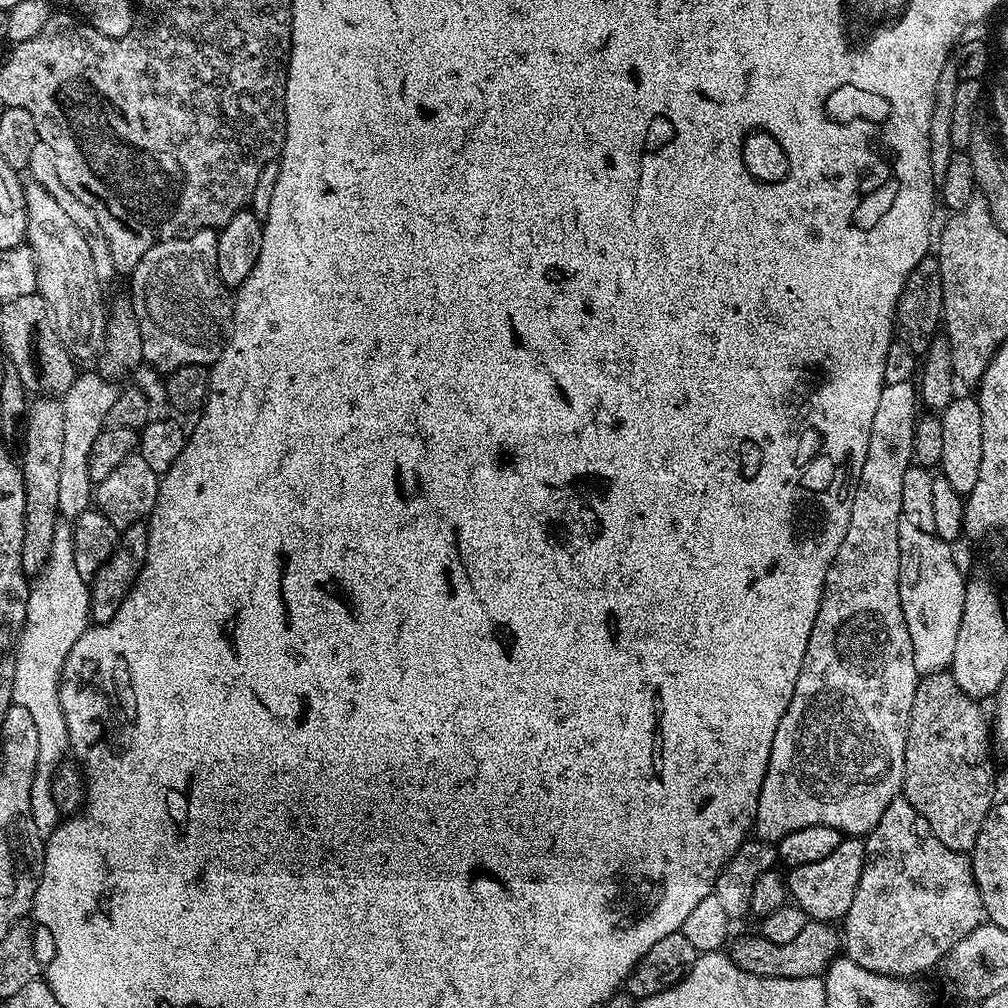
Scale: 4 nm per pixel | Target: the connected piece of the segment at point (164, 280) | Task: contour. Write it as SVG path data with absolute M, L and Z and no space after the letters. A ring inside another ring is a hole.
M203 228L177 240L163 240L146 254L142 262L130 273L132 293L130 299L135 305L138 326L142 334L143 363L153 364L161 374L178 370L182 366L211 366L224 352L224 346L232 330L233 305L224 295L226 289L218 274L218 235L213 229Z

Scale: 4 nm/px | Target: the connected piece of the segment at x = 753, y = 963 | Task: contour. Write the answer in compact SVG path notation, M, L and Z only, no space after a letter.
M810 922L790 942L770 942L770 938L759 934L740 936L737 940L735 937L730 944L730 955L737 966L755 976L770 978L820 976L838 952L838 932L832 928L835 927L828 922Z

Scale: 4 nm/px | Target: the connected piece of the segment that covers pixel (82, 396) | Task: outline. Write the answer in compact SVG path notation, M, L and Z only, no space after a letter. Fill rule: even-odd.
M93 370L77 375L70 390L64 393L62 403L66 418L65 435L62 441L62 470L58 489L58 510L61 517L75 518L89 511L94 504L94 485L90 478L90 450L94 450L94 438L106 427L106 414L114 406L118 391L109 377Z

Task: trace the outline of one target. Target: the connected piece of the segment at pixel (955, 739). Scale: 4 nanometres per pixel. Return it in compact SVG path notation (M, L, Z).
M951 671L935 672L929 676L923 676L916 685L916 693L914 694L914 706L910 710L910 722L908 723L908 737L906 738L906 762L904 763L904 787L902 789L903 799L910 802L910 806L914 806L914 810L918 810L918 814L922 814L922 818L926 818L926 822L930 826L930 830L938 838L938 842L942 842L942 846L950 846L950 850L955 852L971 853L974 842L978 838L978 834L982 830L982 822L986 818L988 811L992 809L996 796L996 776L992 773L992 760L988 757L988 748L990 749L990 720L980 709L981 705L973 700L971 696L967 696L958 686L958 682L954 682Z

